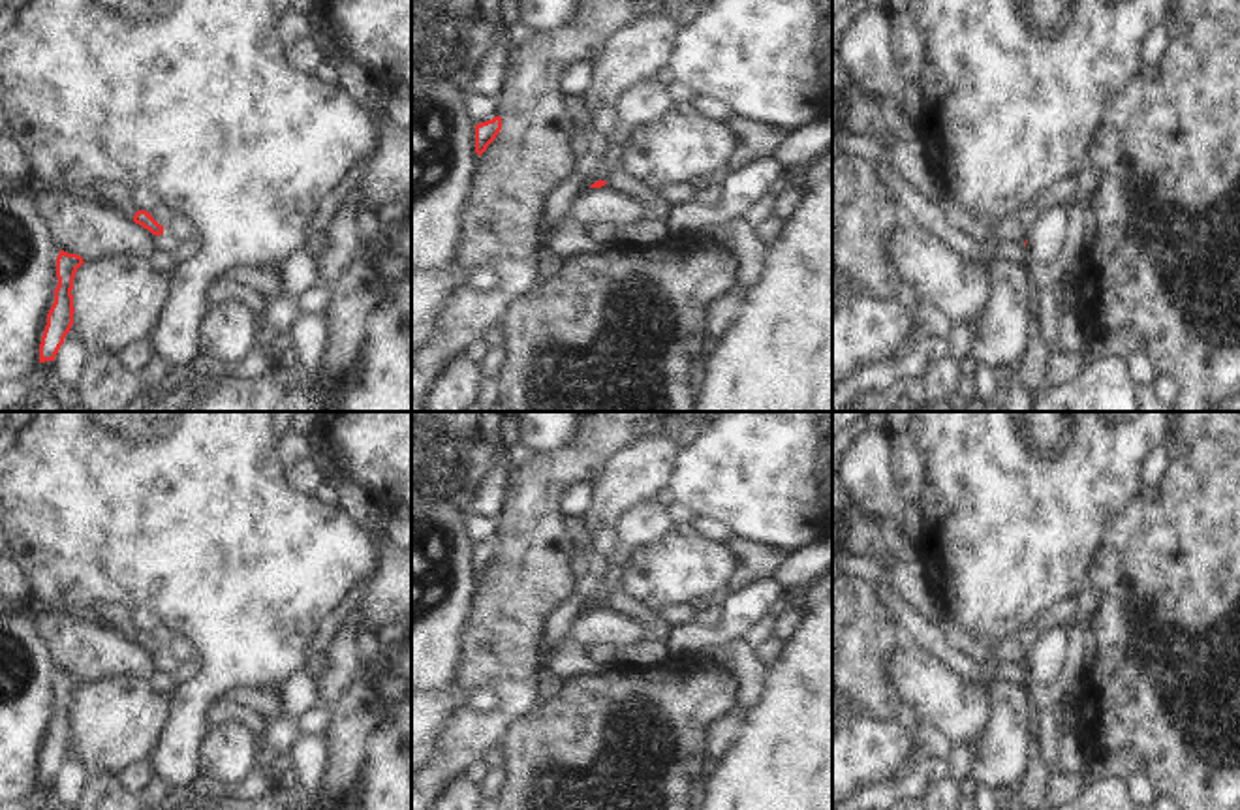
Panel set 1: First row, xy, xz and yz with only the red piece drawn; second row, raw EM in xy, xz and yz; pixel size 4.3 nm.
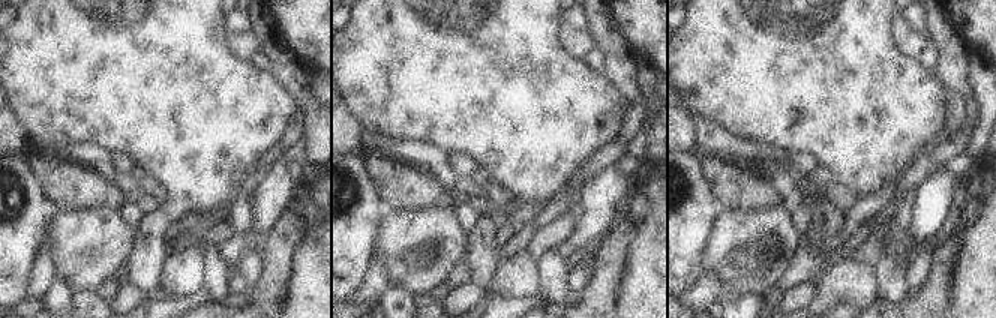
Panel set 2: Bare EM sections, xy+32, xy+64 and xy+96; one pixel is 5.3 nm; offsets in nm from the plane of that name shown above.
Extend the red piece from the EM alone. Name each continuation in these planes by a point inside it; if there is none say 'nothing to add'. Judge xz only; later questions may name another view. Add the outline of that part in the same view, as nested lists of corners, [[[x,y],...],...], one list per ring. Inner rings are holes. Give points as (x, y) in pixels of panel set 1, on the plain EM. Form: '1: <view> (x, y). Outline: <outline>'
nothing to add

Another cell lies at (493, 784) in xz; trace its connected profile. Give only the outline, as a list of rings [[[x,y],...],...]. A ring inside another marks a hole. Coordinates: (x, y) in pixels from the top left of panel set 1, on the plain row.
[[[488,767],[487,769],[487,776],[483,778],[483,782],[479,784],[483,799],[487,797],[500,797],[500,793],[505,787],[505,780],[507,780],[507,767]]]

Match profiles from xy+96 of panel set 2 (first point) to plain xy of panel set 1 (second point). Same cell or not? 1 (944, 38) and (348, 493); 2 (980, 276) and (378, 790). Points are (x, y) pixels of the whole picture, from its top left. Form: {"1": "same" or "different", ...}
{"1": "same", "2": "same"}

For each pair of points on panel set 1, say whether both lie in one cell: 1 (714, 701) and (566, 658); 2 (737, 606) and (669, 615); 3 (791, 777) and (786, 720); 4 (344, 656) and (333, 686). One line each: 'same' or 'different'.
1: different
2: different
3: same
4: same

